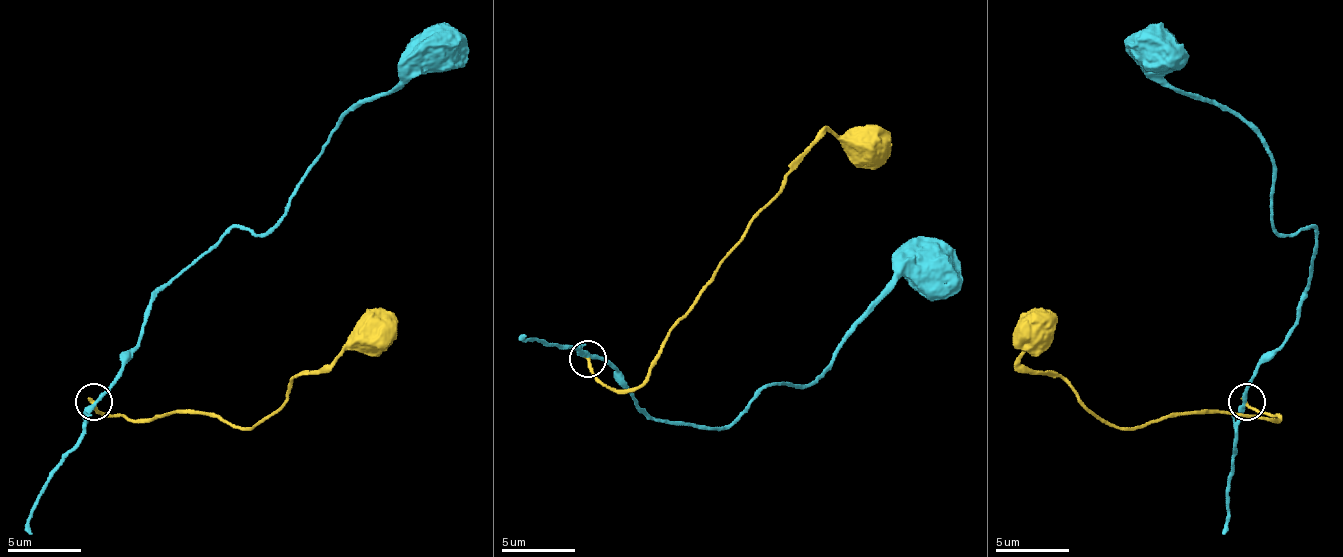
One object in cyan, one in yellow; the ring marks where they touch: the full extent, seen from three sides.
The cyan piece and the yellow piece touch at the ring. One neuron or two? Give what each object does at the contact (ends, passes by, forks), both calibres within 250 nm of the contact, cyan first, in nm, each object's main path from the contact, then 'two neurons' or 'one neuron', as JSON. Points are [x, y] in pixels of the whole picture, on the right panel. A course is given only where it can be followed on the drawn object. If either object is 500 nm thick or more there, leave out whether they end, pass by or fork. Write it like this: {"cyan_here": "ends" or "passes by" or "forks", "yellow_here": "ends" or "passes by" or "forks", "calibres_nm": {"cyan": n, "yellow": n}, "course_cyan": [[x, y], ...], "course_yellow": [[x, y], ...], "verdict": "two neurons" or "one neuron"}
{"cyan_here": "passes by", "yellow_here": "ends", "calibres_nm": {"cyan": 320, "yellow": 260}, "course_cyan": [[1243, 403], [1306, 291], [1314, 228], [1284, 236], [1273, 225], [1266, 143], [1177, 91], [1151, 58]], "course_yellow": [[1247, 403], [1277, 421], [1173, 414], [1114, 429], [1054, 373], [1032, 373], [1021, 362], [1021, 325], [1039, 317]], "verdict": "two neurons"}

